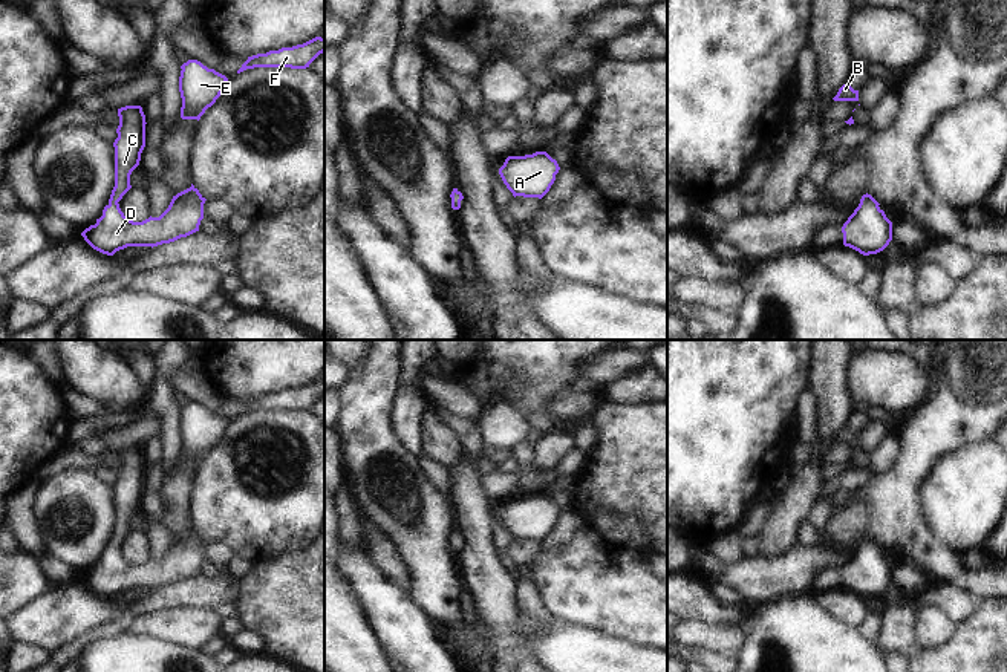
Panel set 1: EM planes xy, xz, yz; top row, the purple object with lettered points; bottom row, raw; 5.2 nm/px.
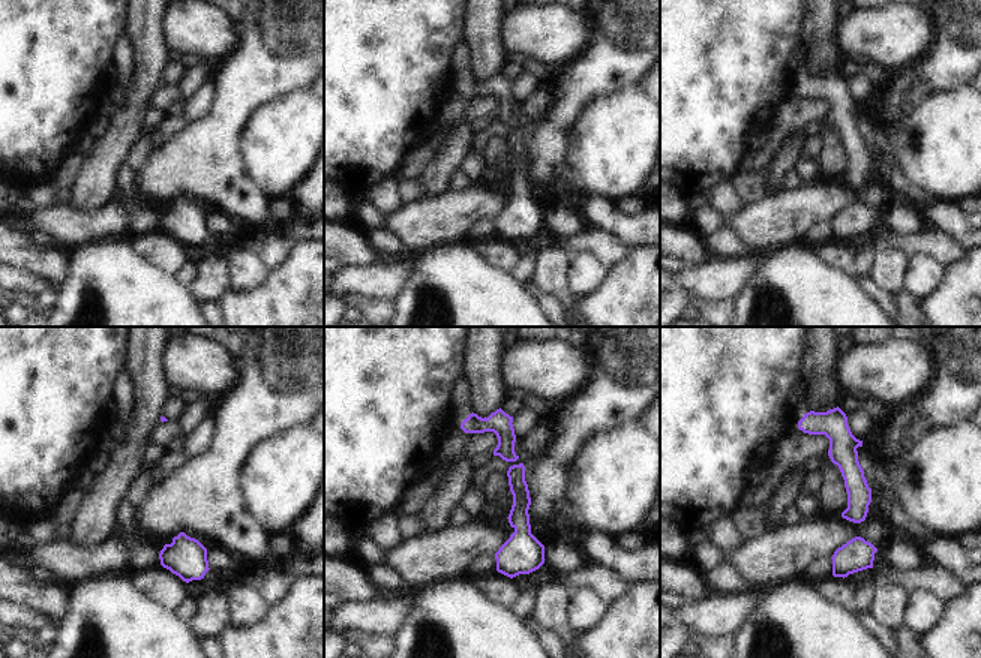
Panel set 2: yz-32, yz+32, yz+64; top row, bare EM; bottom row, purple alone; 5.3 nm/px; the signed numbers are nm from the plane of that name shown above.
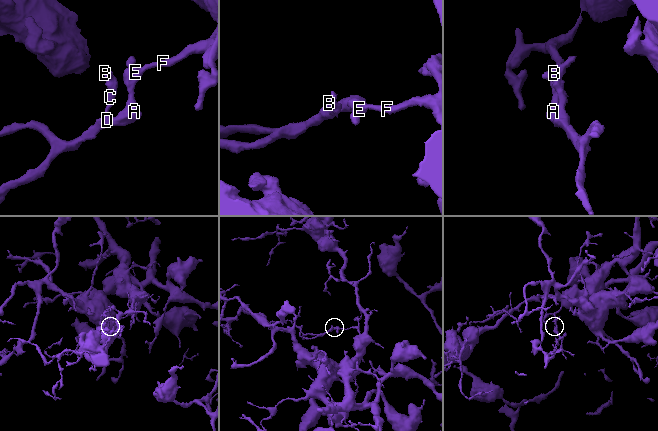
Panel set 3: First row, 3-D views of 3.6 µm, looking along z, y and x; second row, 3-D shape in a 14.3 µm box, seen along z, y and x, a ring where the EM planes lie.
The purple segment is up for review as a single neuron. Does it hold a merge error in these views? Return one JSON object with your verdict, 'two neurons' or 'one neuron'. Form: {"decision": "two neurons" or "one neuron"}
{"decision": "one neuron"}

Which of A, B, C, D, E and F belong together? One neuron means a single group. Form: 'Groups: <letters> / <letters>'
Groups: A B C D E F.

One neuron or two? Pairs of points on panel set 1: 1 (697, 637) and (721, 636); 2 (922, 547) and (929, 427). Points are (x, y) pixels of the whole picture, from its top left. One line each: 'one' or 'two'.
1: one
2: one

